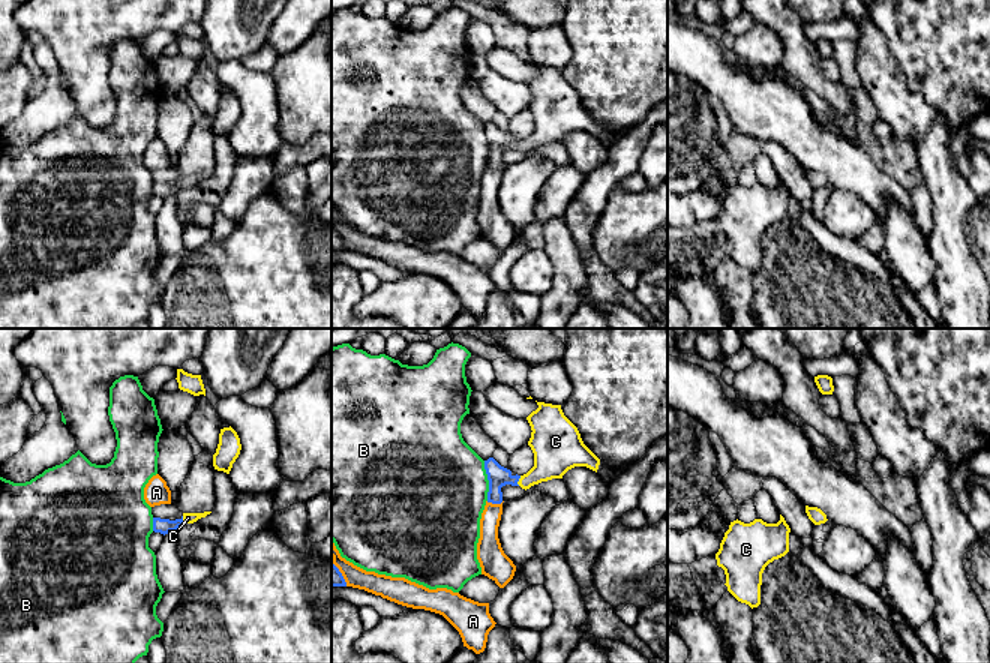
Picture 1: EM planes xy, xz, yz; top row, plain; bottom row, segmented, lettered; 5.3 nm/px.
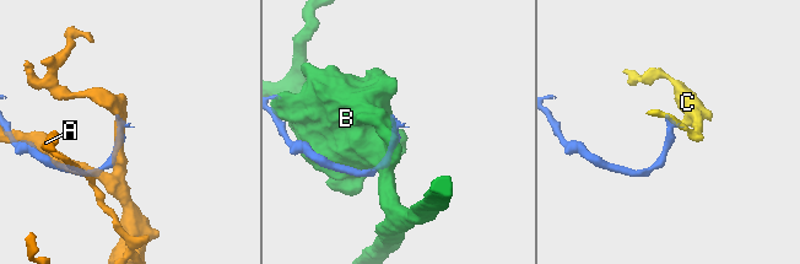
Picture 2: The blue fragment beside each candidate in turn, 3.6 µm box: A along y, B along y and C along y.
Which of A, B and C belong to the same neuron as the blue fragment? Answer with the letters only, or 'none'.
C

